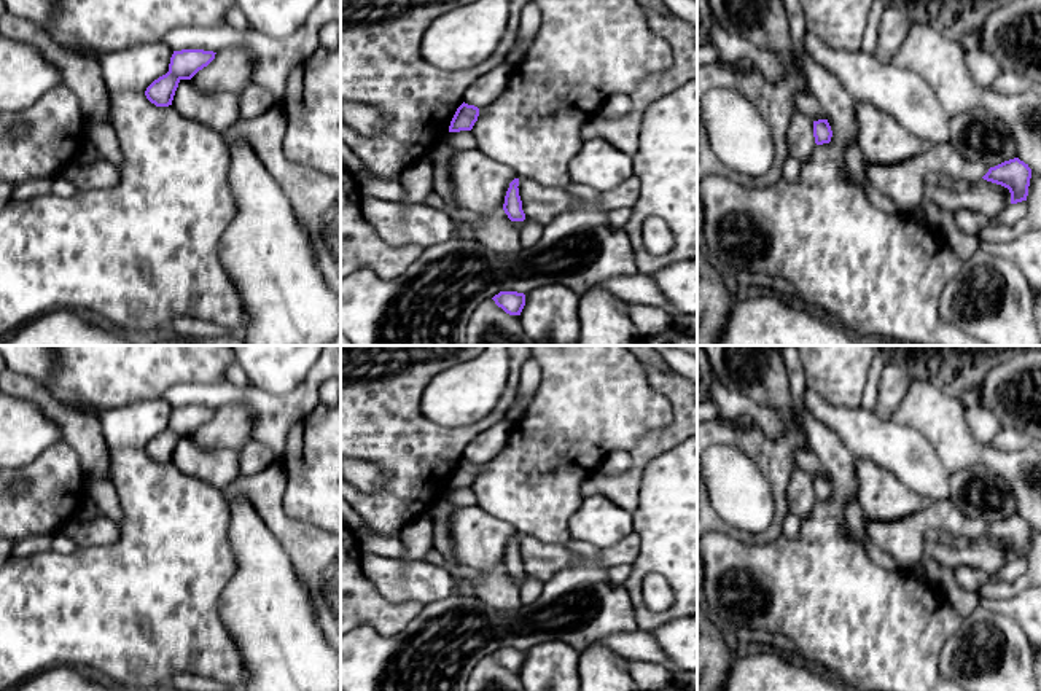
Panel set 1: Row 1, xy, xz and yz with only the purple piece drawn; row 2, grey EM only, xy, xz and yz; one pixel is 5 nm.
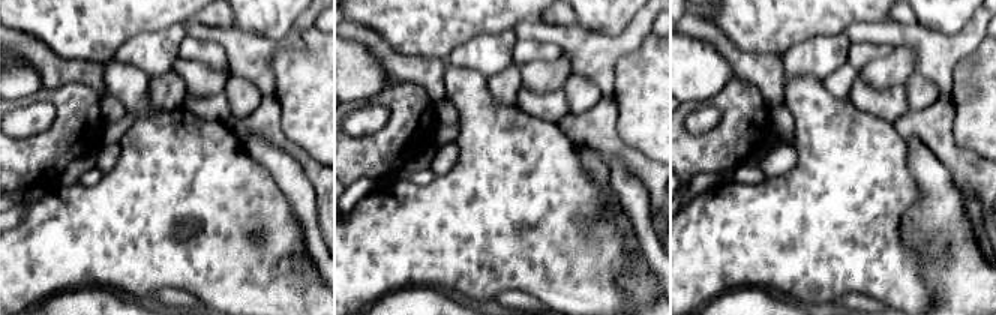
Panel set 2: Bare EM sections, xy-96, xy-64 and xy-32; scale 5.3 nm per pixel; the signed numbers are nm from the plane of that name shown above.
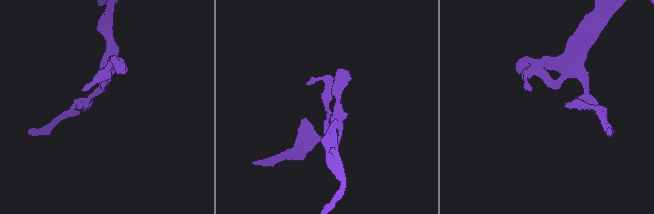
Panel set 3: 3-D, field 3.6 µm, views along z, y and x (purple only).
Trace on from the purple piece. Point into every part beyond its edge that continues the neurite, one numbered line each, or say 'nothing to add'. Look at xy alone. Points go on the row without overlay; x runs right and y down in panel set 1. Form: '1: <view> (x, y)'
nothing to add

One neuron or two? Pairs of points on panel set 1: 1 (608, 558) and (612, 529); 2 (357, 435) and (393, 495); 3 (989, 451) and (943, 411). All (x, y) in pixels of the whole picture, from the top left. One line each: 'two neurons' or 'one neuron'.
1: two neurons
2: one neuron
3: one neuron

